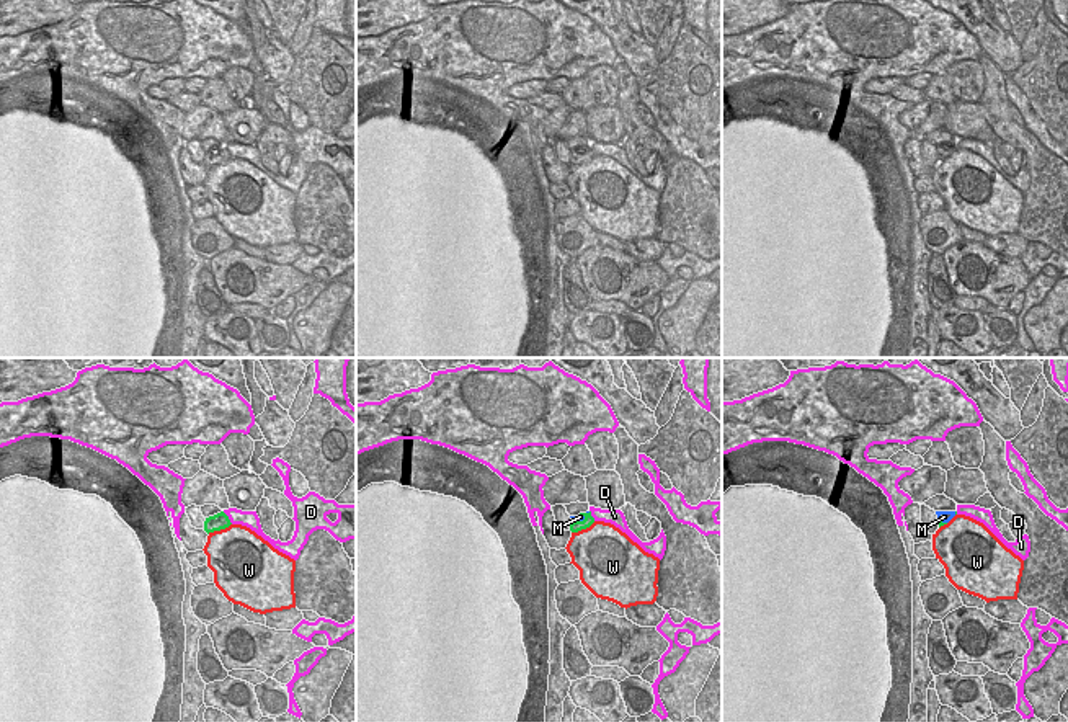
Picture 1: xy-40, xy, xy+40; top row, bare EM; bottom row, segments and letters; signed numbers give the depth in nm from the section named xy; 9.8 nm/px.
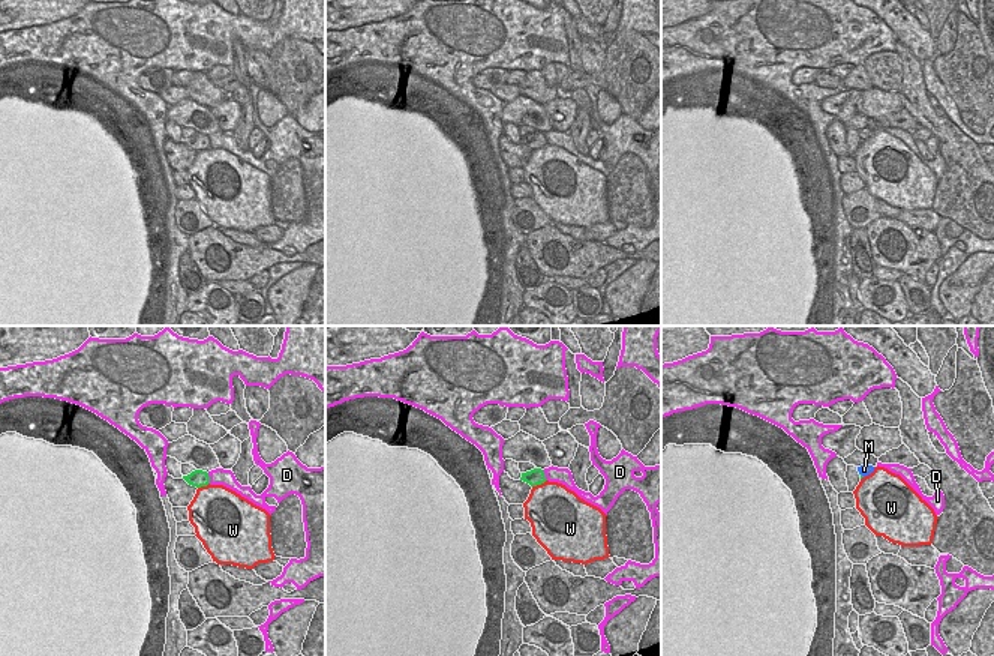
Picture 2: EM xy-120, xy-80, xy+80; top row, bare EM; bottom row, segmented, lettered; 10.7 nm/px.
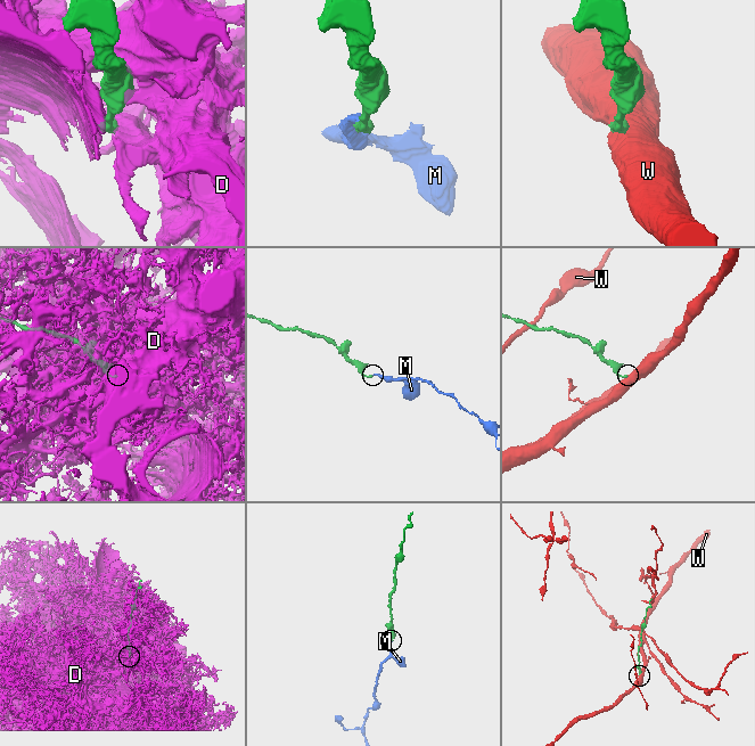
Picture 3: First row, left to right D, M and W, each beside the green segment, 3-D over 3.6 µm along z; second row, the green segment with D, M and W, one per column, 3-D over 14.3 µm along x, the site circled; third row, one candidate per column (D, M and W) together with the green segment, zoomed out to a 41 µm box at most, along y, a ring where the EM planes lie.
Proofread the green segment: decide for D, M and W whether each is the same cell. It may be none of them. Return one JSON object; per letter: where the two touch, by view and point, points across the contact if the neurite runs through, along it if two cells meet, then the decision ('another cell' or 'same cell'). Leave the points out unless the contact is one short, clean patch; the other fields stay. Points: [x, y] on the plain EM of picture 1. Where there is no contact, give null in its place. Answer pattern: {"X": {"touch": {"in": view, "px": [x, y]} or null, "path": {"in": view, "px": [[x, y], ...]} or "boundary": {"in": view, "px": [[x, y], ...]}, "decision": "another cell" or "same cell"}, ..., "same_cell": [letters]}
{"D": {"touch": {"in": "xy-40", "px": [227, 152]}, "decision": "another cell"}, "M": {"touch": {"in": "xy", "px": [578, 155]}, "path": {"in": "xy", "px": [[575, 160], [578, 155], [580, 151]]}, "decision": "same cell"}, "W": {"touch": {"in": "xy-40", "px": [219, 164]}, "decision": "another cell"}, "same_cell": ["M"]}

